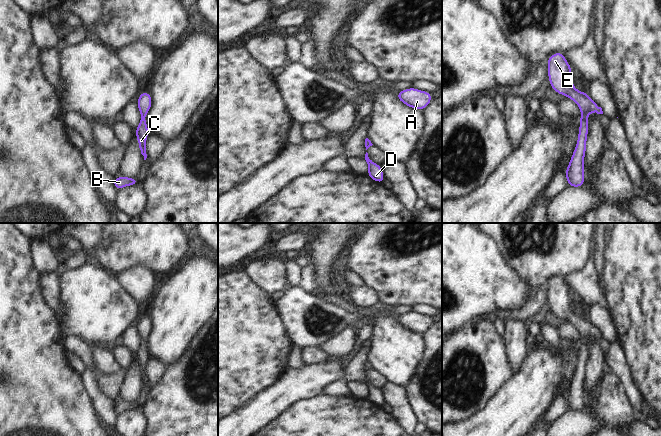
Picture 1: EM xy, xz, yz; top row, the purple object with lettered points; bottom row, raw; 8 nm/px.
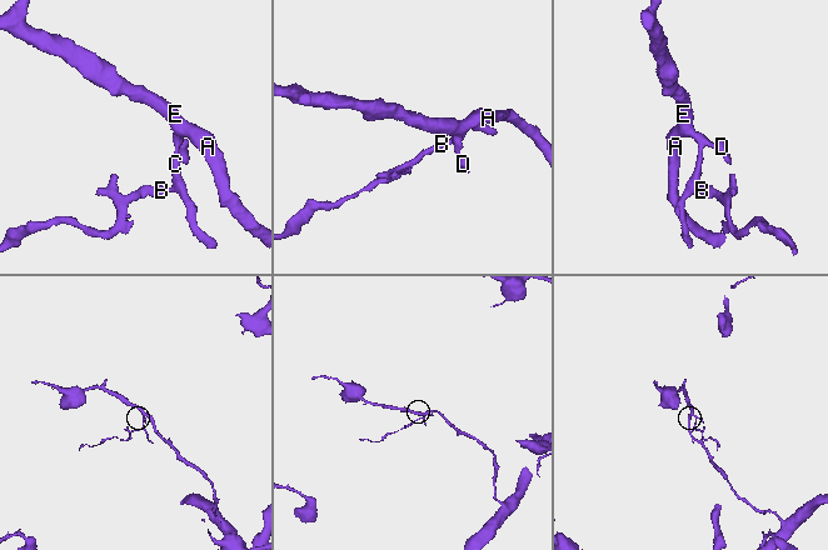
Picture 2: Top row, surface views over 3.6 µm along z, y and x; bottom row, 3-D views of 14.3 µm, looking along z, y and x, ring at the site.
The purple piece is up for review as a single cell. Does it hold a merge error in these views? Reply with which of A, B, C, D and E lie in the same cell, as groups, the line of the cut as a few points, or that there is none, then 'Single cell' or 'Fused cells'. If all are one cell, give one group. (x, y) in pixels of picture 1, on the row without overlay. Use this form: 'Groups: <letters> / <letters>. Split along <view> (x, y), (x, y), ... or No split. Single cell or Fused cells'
Groups: A B C D E. No split. Single cell

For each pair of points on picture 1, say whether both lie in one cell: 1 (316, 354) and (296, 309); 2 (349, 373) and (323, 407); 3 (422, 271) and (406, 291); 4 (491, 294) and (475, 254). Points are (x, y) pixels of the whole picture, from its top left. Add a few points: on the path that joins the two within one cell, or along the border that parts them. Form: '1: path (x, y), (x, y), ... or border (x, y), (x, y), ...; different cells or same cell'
1: border (318, 346), (304, 346), (301, 348); different cells
2: border (322, 394), (350, 395); different cells
3: path (417, 276), (407, 286); same cell
4: path (481, 284), (475, 278), (475, 264); same cell

